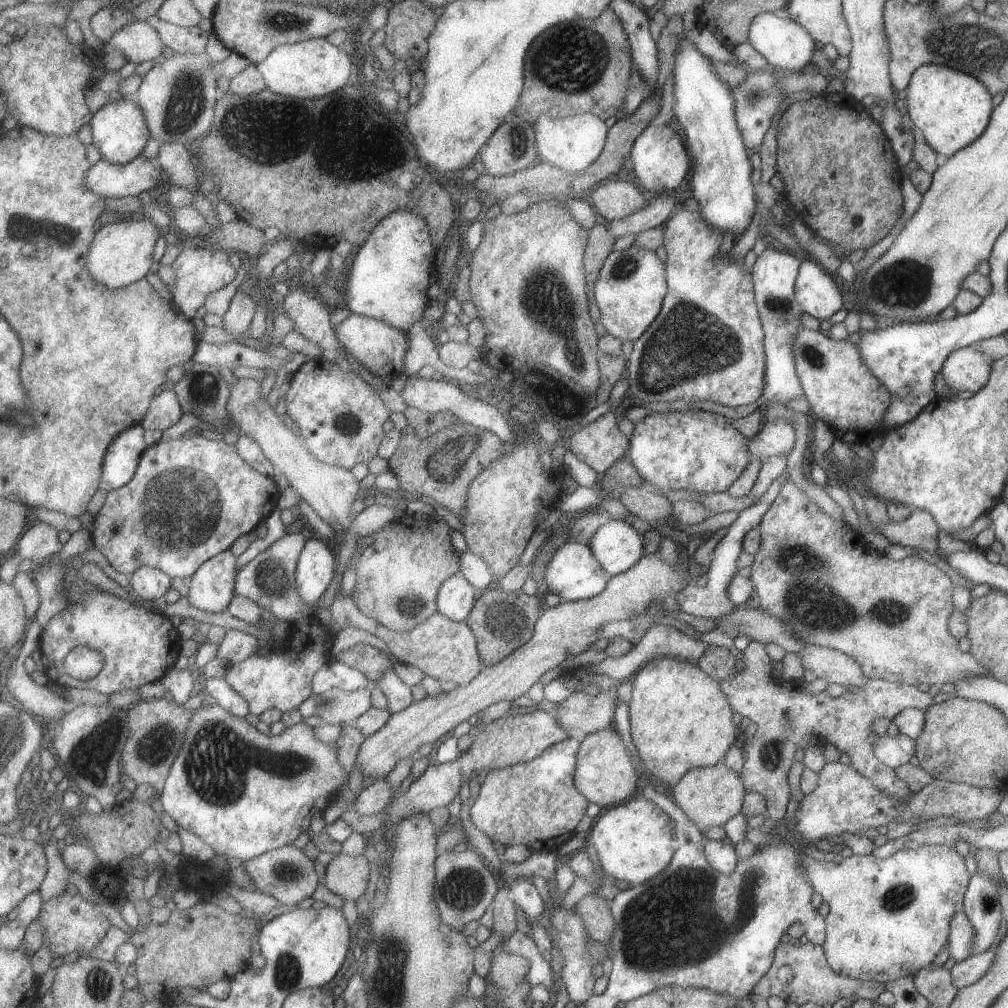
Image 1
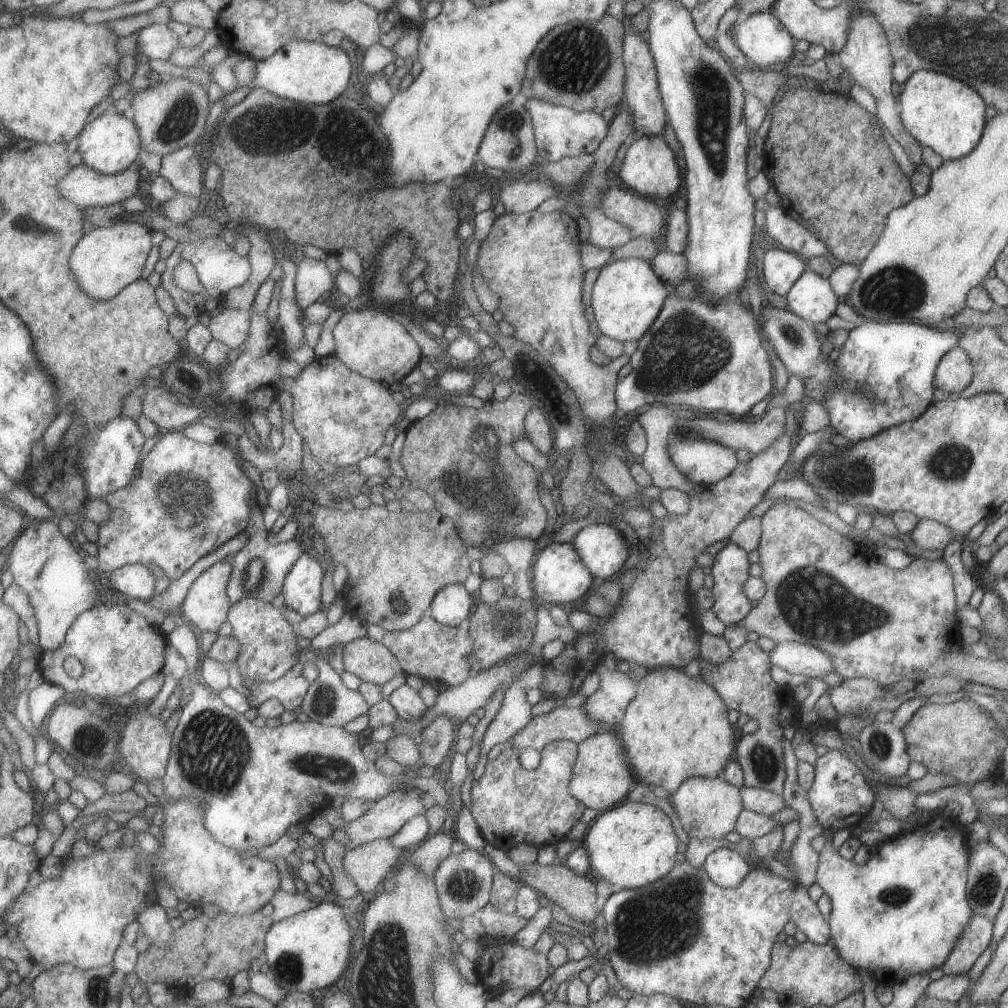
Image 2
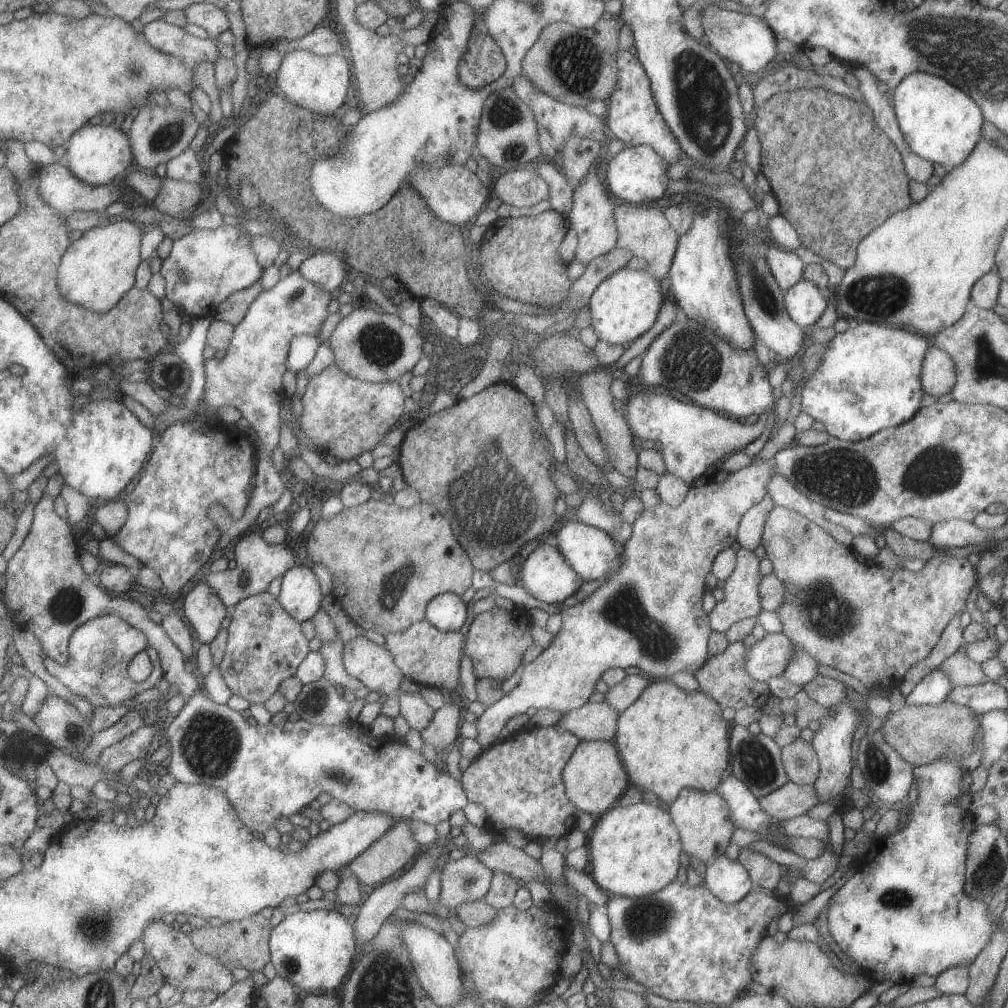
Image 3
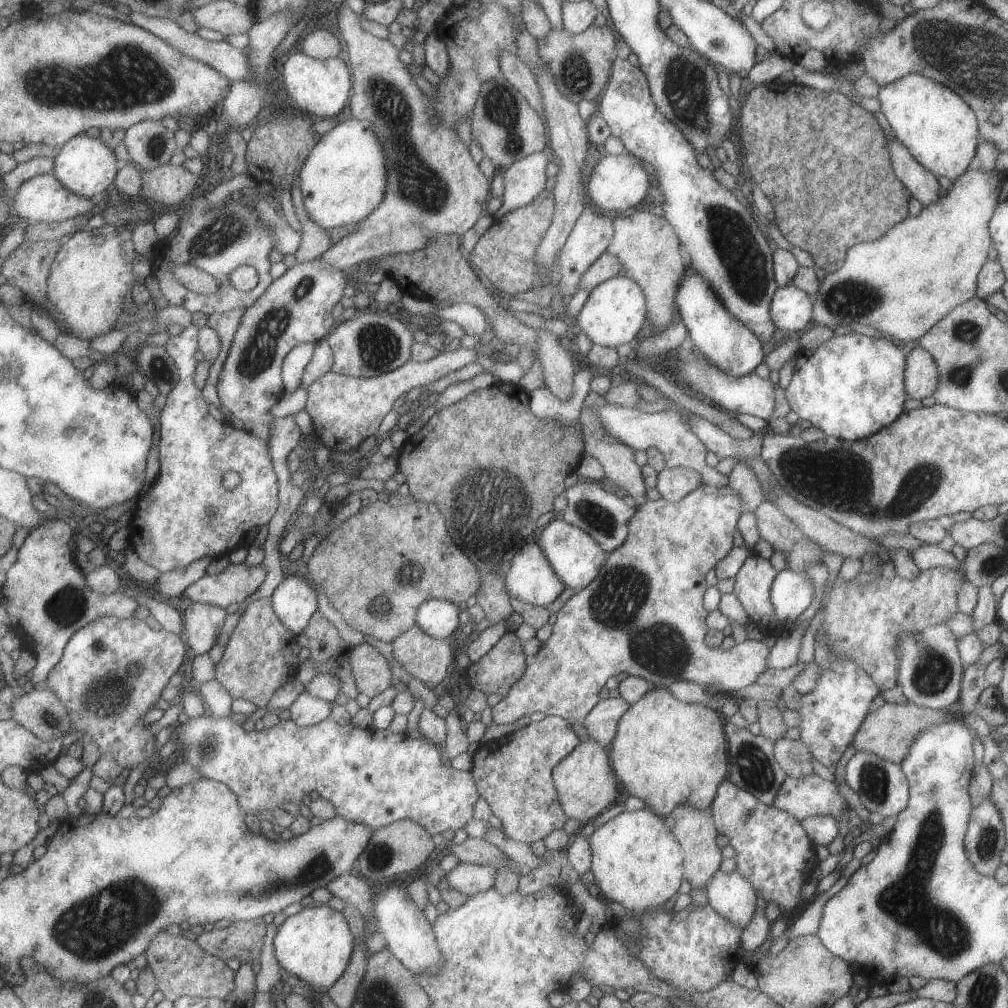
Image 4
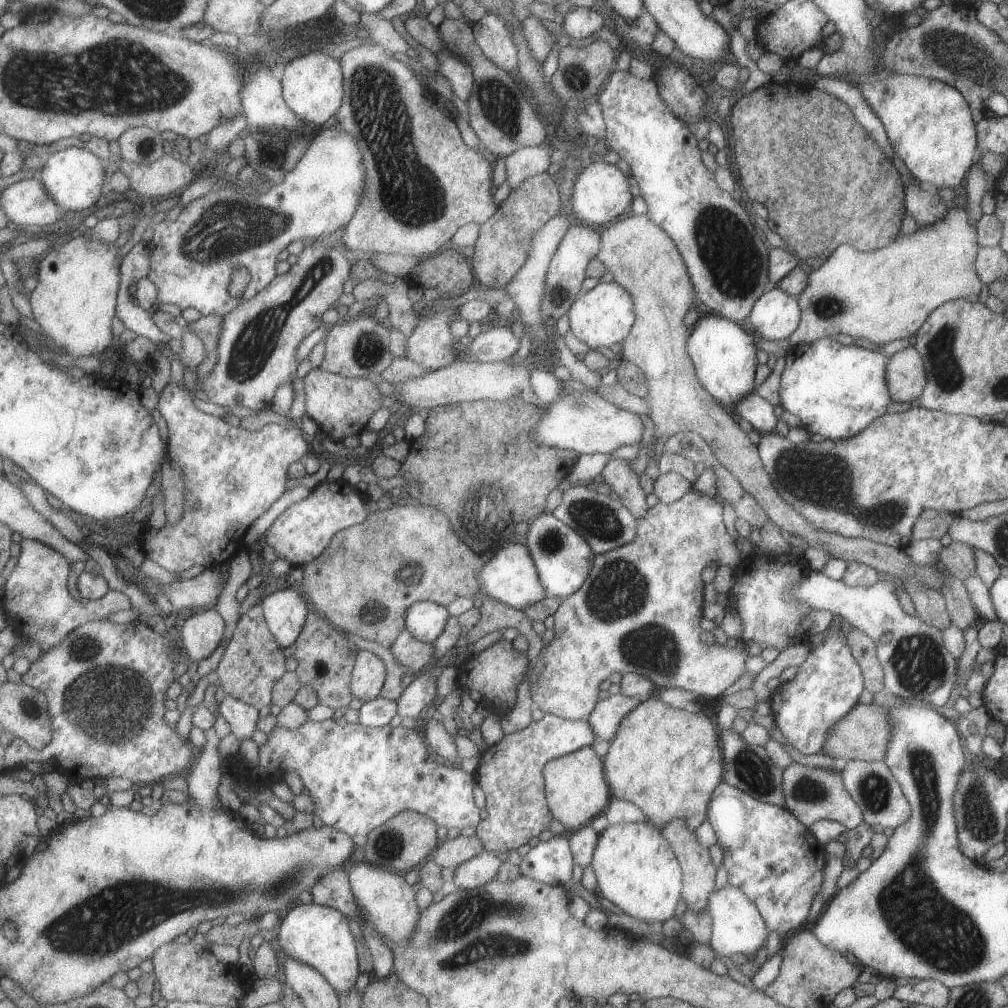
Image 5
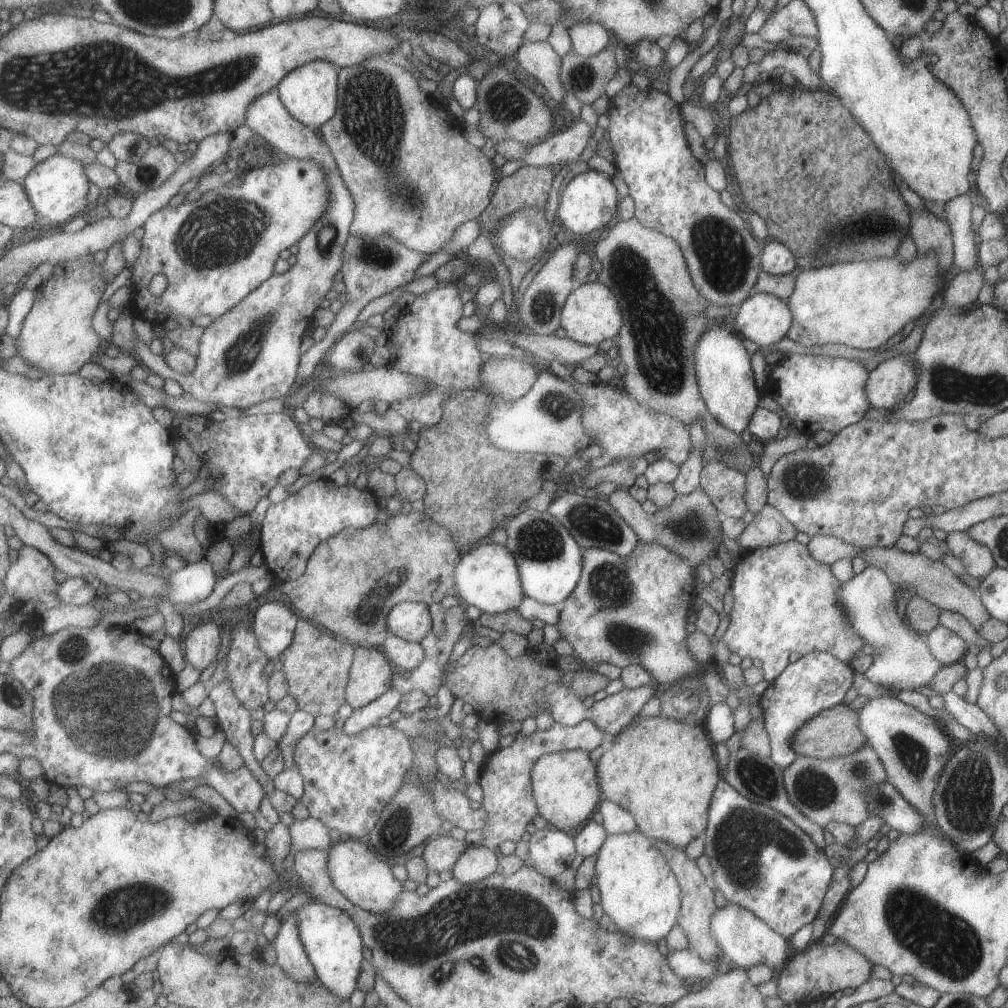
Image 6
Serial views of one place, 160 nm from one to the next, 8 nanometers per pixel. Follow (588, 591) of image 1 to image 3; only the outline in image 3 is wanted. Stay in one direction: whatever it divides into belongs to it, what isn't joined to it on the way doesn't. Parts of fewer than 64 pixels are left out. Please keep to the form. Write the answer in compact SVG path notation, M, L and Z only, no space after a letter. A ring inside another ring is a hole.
M555 545L535 546L518 571L520 586L535 600L558 605L584 583Z

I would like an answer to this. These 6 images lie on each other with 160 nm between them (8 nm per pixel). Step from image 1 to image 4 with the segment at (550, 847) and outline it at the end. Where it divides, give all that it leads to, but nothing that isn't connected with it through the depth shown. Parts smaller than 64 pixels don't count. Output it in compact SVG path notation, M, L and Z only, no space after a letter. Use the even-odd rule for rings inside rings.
M545 715L542 720L530 721L524 727L514 730L508 736L503 736L494 746L481 746L474 754L472 770L480 796L491 804L494 816L502 822L502 832L510 840L529 846L544 839L553 830L563 829L566 814L560 805L558 792L552 778L552 770L562 758L565 758L579 744L579 738L571 729L566 719L553 715Z

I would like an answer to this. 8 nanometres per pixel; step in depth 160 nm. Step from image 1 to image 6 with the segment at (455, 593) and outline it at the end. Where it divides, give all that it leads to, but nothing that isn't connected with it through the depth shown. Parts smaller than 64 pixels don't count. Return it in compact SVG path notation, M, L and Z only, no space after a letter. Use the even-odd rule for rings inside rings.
M404 601L397 604L387 618L389 634L421 643L433 630L433 616L425 603Z

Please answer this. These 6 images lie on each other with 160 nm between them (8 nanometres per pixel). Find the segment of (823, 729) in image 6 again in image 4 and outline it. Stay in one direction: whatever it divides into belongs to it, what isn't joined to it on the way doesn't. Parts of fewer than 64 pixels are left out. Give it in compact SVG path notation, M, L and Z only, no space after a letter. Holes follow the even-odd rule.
M909 702L907 704L885 703L877 710L866 714L851 744L856 751L859 749L871 751L878 757L901 764L919 733L926 728L955 720L959 720L959 716L950 714L945 709L924 709Z

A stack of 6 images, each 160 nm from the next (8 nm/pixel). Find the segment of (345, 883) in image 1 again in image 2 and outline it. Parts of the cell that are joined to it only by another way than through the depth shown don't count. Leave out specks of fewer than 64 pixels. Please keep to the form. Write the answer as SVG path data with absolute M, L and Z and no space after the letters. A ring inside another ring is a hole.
M377 839L348 849L344 867L360 892L378 893L383 880L391 876L391 870L397 866L401 851L393 846L391 839Z

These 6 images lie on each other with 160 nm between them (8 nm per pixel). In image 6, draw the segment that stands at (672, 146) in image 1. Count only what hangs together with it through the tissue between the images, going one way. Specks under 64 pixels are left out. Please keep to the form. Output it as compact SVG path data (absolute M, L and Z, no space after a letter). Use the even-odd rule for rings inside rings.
M587 170L577 174L558 196L555 216L559 226L565 230L567 238L579 240L583 234L603 228L617 213L617 190L607 174Z

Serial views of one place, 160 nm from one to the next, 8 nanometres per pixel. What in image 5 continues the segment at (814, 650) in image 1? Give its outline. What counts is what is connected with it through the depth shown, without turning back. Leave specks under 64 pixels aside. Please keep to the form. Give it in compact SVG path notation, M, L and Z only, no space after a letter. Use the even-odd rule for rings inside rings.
M695 490L688 491L683 494L681 498L675 500L672 504L655 504L652 508L643 514L643 518L639 518L637 523L639 527L636 530L635 538L617 549L609 550L605 553L595 554L593 556L593 563L591 570L587 574L587 578L583 580L583 584L575 590L574 594L567 596L563 599L555 613L552 615L554 619L553 633L555 633L553 640L545 646L543 650L543 670L539 672L537 682L530 688L530 696L532 699L533 707L539 709L543 715L549 714L560 717L561 719L569 720L587 720L589 714L593 711L597 703L597 693L599 692L599 684L606 680L607 677L614 672L619 672L621 675L624 673L634 673L647 678L659 690L667 688L681 688L687 692L693 692L701 698L708 700L719 698L723 696L723 691L741 678L741 674L746 672L743 668L743 662L747 658L747 648L743 642L737 641L733 648L727 648L724 644L714 644L706 646L699 640L699 632L703 631L702 628L702 607L703 607L703 588L704 583L701 581L701 572L707 566L715 566L719 563L724 565L731 565L736 567L741 562L741 556L737 551L737 546L733 542L733 538L727 534L722 518L722 505L715 498L708 498L705 494L695 492Z

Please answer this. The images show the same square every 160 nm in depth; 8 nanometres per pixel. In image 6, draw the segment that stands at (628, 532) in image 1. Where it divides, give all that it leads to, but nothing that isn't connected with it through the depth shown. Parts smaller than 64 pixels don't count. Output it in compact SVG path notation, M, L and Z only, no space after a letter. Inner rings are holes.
M522 508L520 514L513 516L511 522L502 528L507 534L507 542L503 546L514 554L523 596L541 604L559 607L579 581L582 548L558 519L546 511Z

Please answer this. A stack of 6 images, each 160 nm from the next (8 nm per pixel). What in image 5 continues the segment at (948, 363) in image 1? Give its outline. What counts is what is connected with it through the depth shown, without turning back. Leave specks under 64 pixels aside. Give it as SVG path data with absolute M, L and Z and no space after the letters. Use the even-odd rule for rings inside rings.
M912 343L889 356L885 364L885 384L889 400L897 403L910 403L921 395L925 384L923 362Z

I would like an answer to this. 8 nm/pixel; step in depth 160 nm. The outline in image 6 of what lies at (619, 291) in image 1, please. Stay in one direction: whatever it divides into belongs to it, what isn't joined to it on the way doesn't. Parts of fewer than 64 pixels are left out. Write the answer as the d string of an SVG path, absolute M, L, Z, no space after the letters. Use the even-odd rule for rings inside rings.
M596 280L589 283L581 282L574 286L574 290L571 290L571 294L567 296L559 320L566 338L579 344L596 346L602 340L615 339L621 327L621 312L617 300L607 286Z

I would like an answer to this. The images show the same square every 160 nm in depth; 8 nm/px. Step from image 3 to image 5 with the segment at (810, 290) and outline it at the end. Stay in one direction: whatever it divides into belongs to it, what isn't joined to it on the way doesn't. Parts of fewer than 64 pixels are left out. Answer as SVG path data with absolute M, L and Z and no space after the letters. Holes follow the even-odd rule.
M773 286L755 300L745 320L761 340L778 341L787 339L793 333L800 315L797 298Z

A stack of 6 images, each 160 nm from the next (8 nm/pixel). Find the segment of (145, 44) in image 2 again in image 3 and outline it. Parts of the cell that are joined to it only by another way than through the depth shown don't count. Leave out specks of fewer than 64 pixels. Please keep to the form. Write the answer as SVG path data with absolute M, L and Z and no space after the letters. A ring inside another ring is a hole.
M161 18L144 26L144 34L151 46L157 50L185 59L189 64L199 64L201 60L221 60L220 43L211 38L201 39L186 32L181 26L170 24Z

